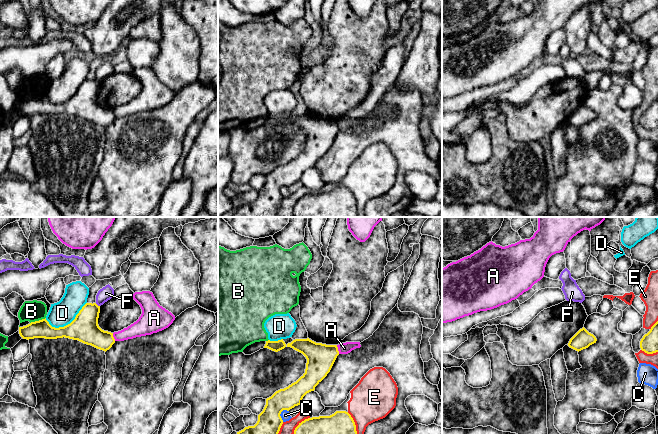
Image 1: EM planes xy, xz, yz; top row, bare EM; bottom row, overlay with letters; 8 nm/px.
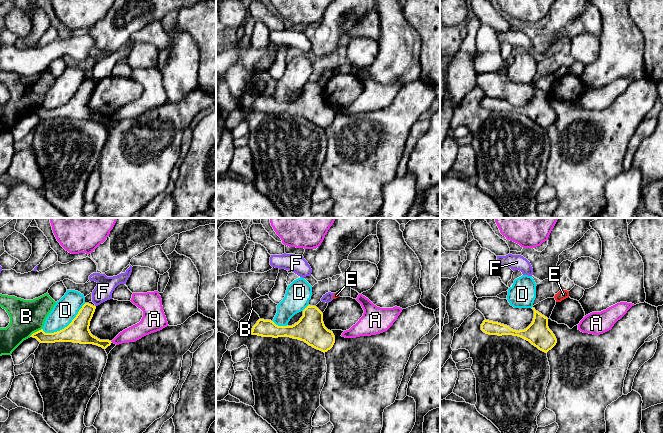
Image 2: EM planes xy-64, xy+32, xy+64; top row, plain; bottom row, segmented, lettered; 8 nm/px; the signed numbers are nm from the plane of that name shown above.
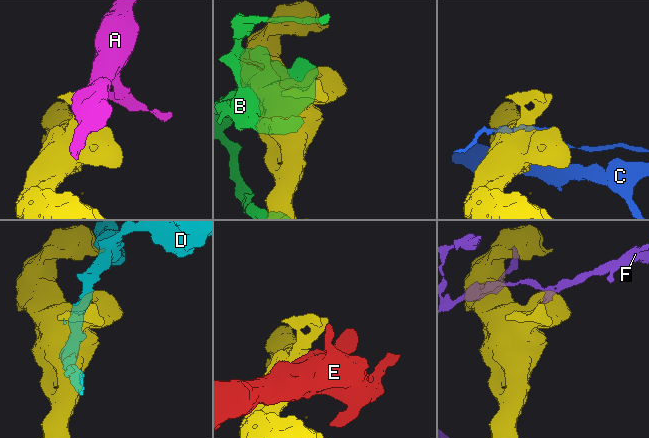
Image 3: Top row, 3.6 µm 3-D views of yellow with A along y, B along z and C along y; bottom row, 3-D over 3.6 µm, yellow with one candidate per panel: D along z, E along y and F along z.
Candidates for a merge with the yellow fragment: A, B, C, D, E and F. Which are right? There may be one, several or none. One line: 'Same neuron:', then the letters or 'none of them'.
Same neuron: none of them

